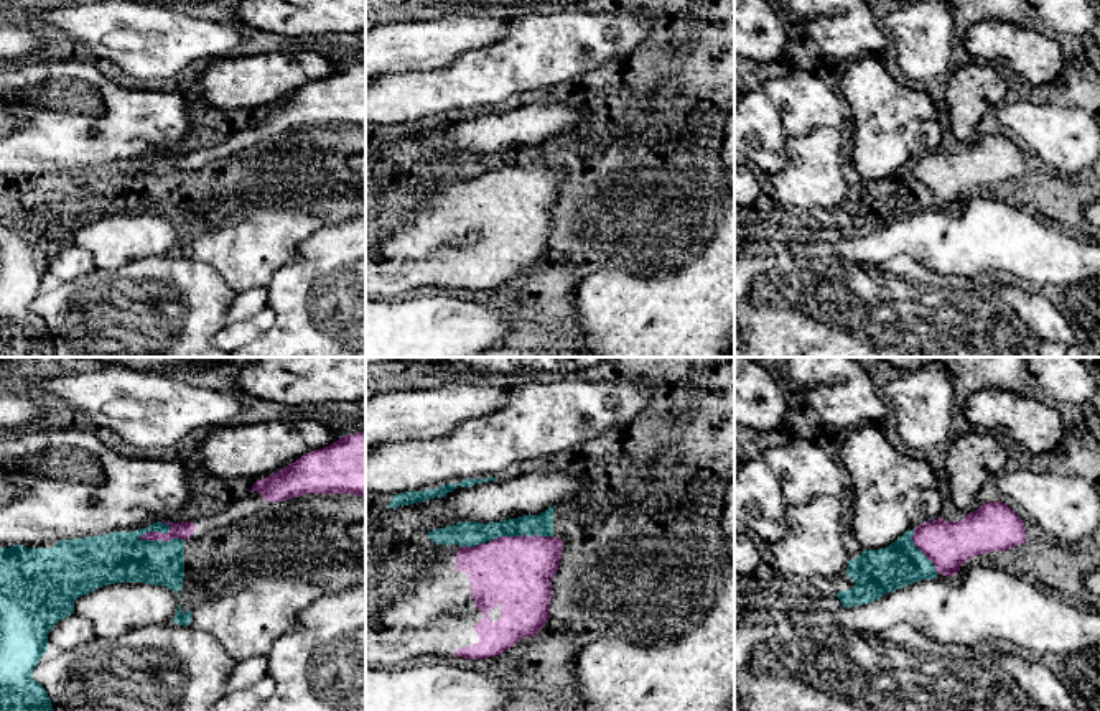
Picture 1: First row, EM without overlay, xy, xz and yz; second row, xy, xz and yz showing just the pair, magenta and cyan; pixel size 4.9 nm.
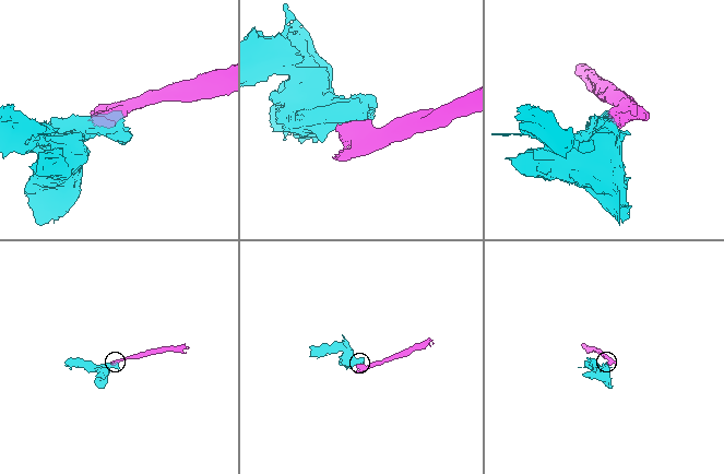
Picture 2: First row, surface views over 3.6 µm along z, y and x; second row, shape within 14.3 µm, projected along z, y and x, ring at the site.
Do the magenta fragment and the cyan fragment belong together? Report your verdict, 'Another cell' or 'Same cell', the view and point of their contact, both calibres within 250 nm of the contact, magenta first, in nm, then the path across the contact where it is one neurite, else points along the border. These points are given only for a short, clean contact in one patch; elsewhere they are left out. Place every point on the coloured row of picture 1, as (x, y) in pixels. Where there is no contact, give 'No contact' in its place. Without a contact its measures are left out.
Another cell. Touches magenta at xy (162, 539). Thickness 90 nm (magenta) against 260 nm

